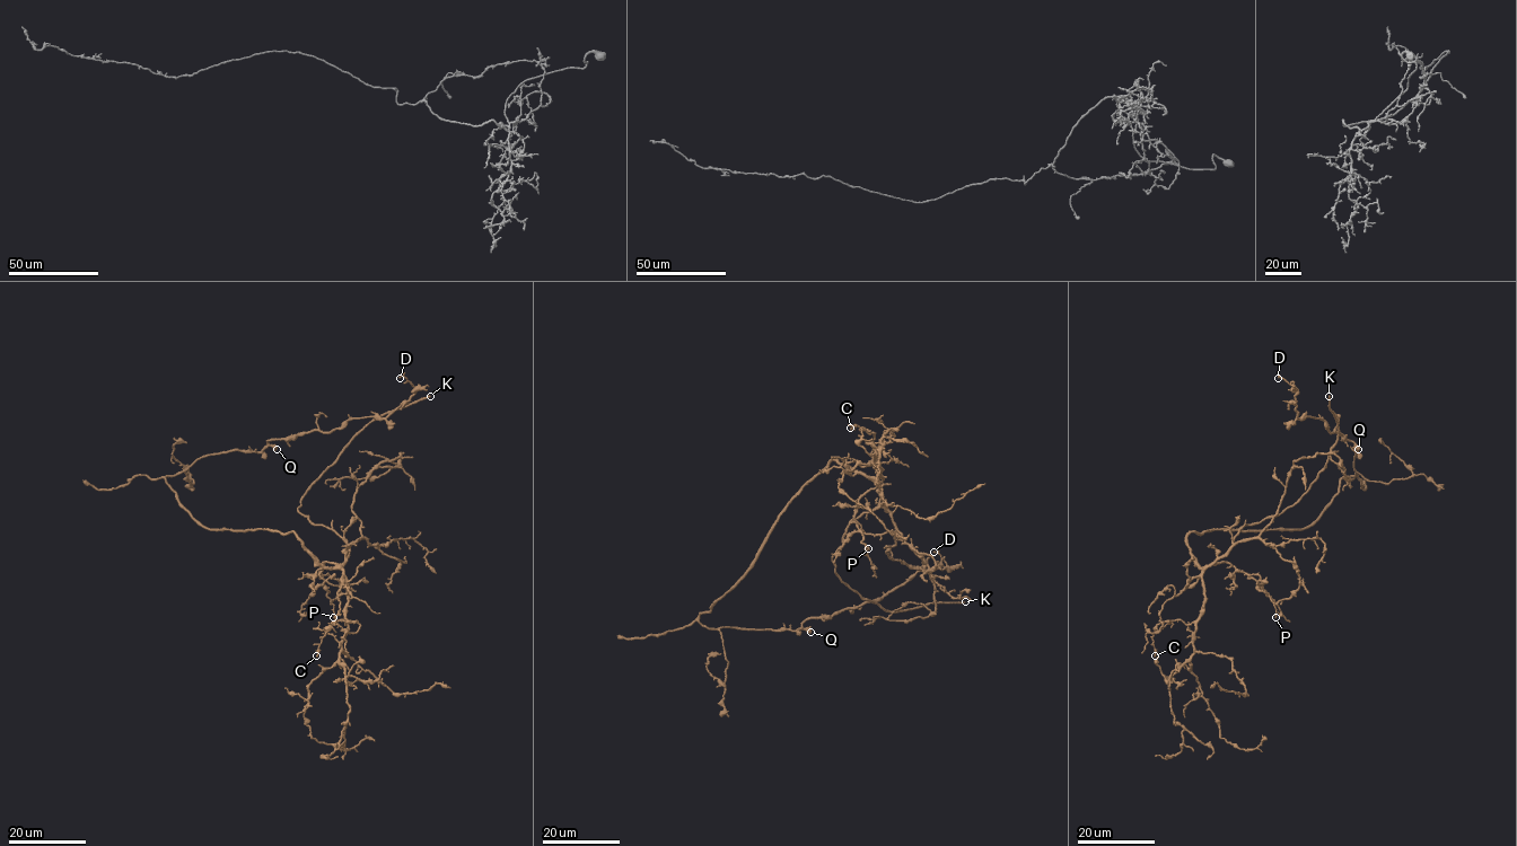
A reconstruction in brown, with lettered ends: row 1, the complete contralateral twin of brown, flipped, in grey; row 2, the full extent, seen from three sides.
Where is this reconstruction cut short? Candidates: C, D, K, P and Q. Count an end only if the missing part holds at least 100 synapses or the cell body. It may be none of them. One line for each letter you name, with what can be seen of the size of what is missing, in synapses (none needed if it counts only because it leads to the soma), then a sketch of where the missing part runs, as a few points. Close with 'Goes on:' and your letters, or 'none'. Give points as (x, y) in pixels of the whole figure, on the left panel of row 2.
Goes on: K

